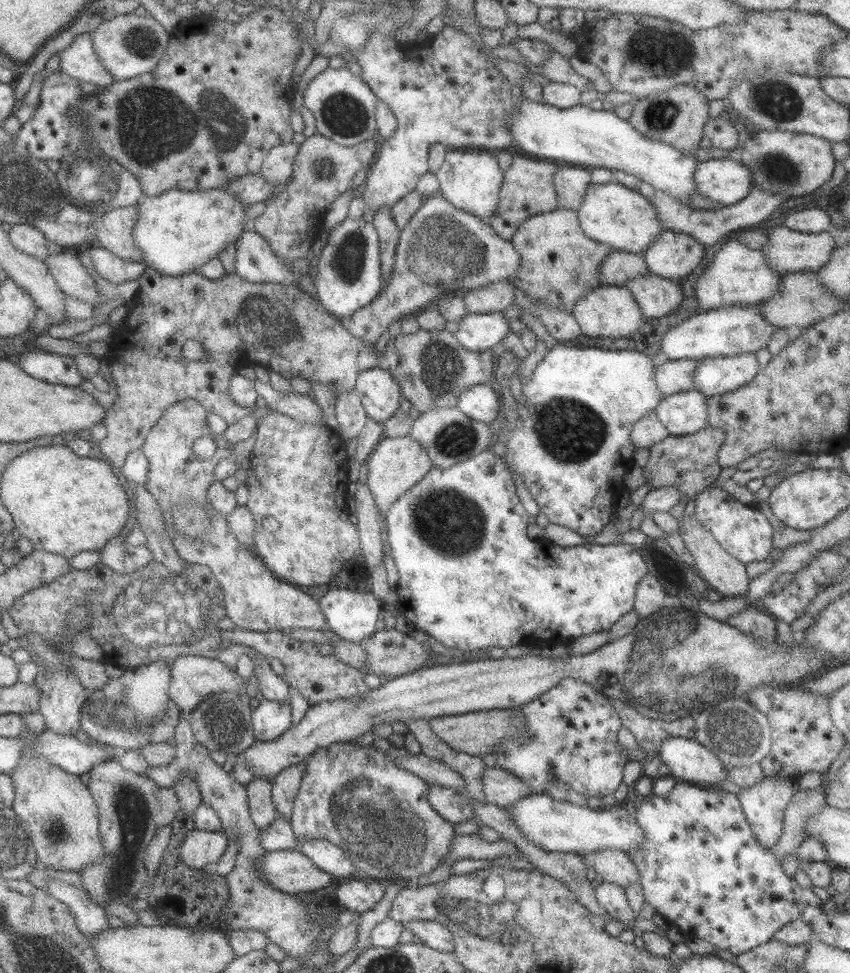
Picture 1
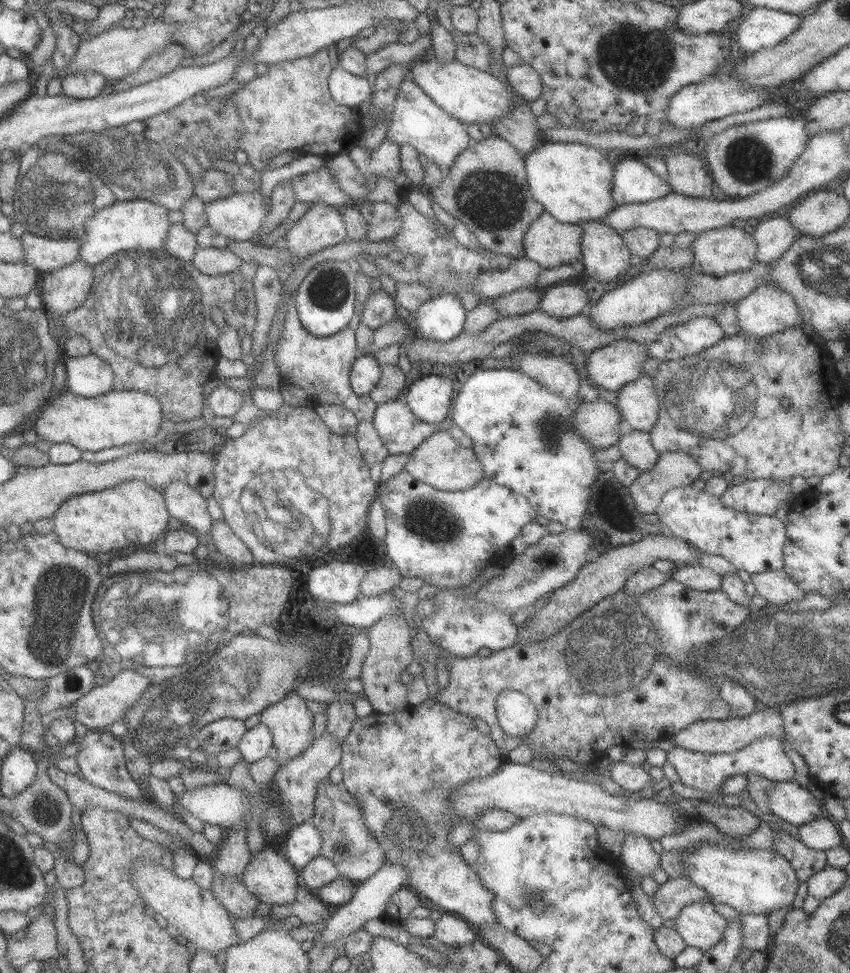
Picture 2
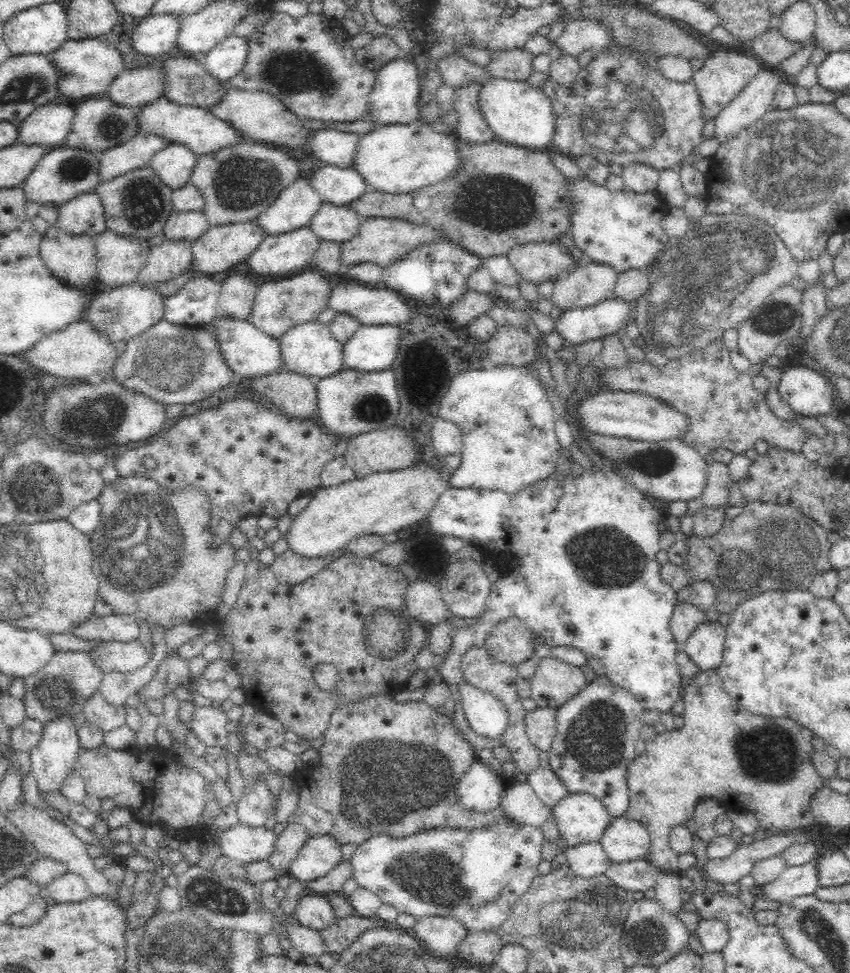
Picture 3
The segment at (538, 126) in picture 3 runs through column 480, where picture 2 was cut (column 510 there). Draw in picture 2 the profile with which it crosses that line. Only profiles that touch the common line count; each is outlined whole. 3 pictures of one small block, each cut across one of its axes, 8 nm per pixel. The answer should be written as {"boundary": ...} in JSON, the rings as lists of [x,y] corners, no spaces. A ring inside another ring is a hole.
{"boundary":[[[434,58],[418,61],[411,69],[411,74],[413,82],[438,108],[463,124],[493,125],[493,120],[501,119],[509,113],[515,97],[518,96],[508,87],[508,81],[465,66],[455,59],[449,62],[437,62]]]}

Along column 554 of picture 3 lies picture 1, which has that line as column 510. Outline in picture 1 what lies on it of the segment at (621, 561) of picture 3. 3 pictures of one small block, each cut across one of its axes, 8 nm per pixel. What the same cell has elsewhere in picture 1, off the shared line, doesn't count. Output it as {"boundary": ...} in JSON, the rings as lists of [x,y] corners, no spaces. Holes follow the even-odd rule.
{"boundary":[[[491,450],[480,452],[465,462],[453,464],[447,468],[432,466],[417,484],[407,489],[403,496],[395,500],[386,514],[386,539],[399,576],[395,590],[396,606],[399,612],[407,618],[407,622],[411,623],[420,634],[428,634],[443,647],[469,652],[479,649],[489,650],[492,647],[505,650],[520,644],[525,638],[537,640],[537,642],[549,642],[549,640],[555,642],[563,638],[575,639],[591,633],[601,633],[609,631],[621,616],[631,612],[638,581],[646,573],[646,565],[637,548],[621,542],[605,546],[583,542],[575,546],[555,546],[555,544],[547,543],[544,538],[530,539],[525,535],[527,517],[528,514],[516,495],[512,474],[508,471],[503,458],[495,455]]]}

